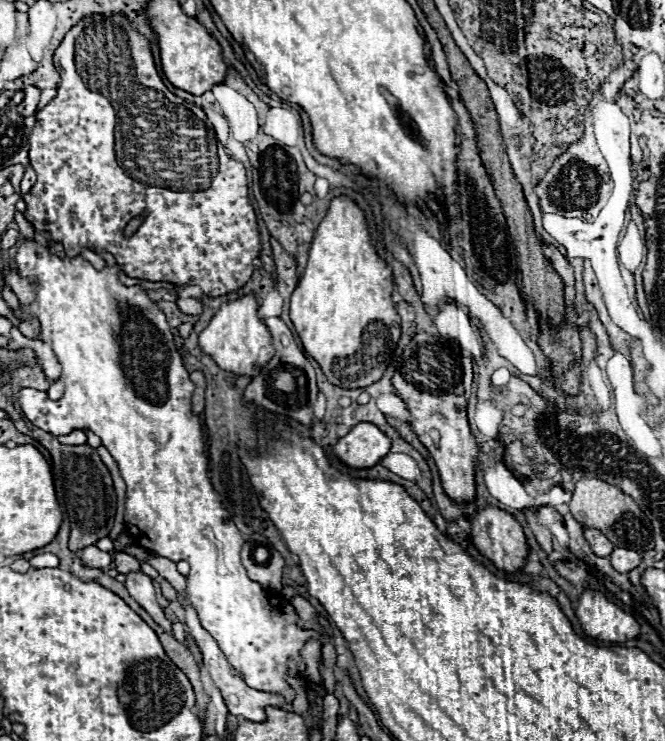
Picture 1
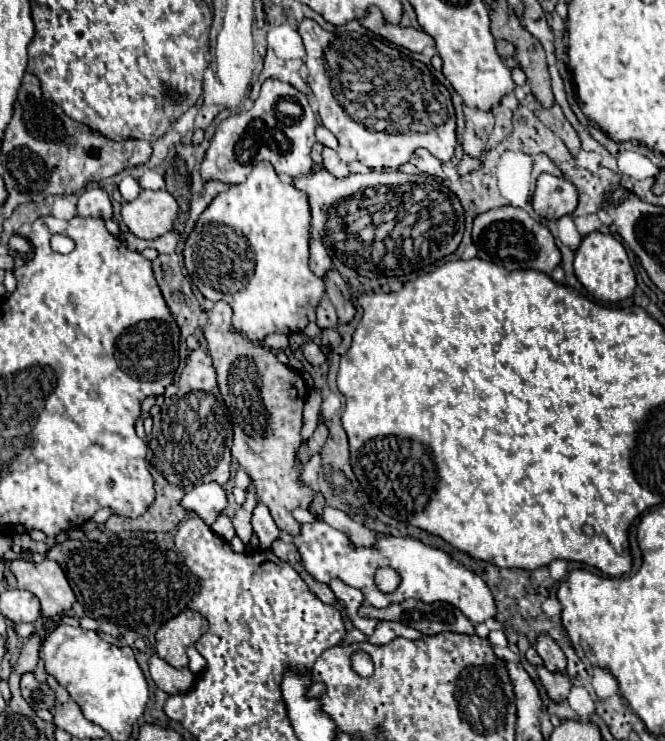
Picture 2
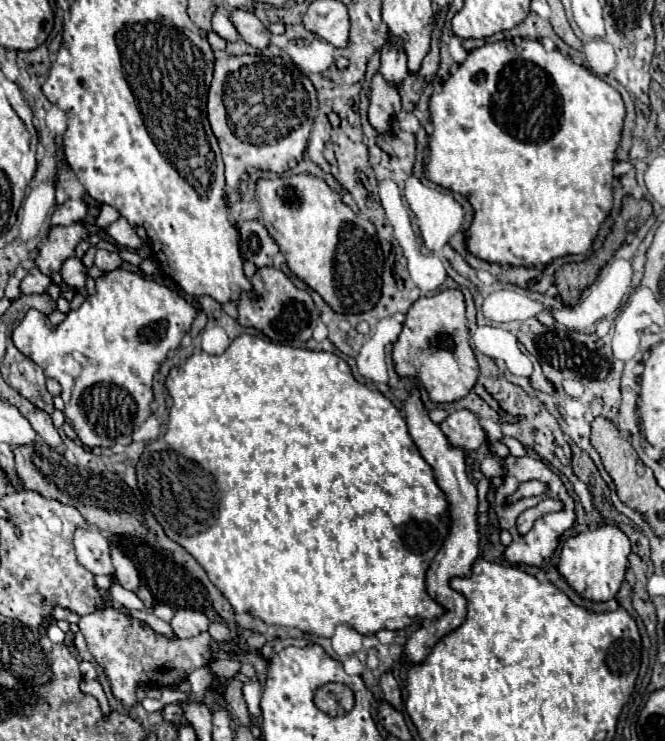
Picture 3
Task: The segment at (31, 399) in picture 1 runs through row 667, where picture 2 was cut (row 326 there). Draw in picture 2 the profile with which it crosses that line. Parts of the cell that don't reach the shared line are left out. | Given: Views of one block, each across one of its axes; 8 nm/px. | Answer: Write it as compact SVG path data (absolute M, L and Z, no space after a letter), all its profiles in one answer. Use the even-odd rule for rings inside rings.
M260 162L250 174L248 174L248 180L244 184L234 184L230 186L226 192L220 192L208 206L206 210L200 214L200 218L196 220L196 226L194 230L190 232L188 240L186 240L186 246L184 246L184 266L186 266L186 272L192 280L192 284L200 290L200 294L212 302L226 302L232 306L234 310L234 318L232 318L232 326L234 330L240 334L244 334L248 340L252 342L260 342L264 336L268 334L290 334L290 332L302 332L306 328L308 322L314 322L316 316L314 316L314 308L318 306L322 294L324 294L324 284L322 284L322 278L318 278L310 268L308 268L308 242L310 242L310 206L306 204L306 196L302 196L302 192L298 192L292 184L286 184L278 178L278 174L274 172L274 168L266 162Z

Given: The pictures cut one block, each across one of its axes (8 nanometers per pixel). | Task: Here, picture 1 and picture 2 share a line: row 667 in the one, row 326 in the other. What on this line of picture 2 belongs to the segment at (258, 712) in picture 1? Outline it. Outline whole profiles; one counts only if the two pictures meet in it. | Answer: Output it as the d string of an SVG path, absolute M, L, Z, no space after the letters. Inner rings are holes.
M216 302L208 314L204 338L218 374L220 394L230 410L234 424L232 454L252 478L258 498L268 506L274 522L286 534L298 534L300 524L292 518L294 508L308 508L314 490L298 482L302 466L296 462L296 450L302 444L302 406L308 394L306 382L298 372L280 364L264 346L252 346L242 334L232 330L232 308L226 302Z

